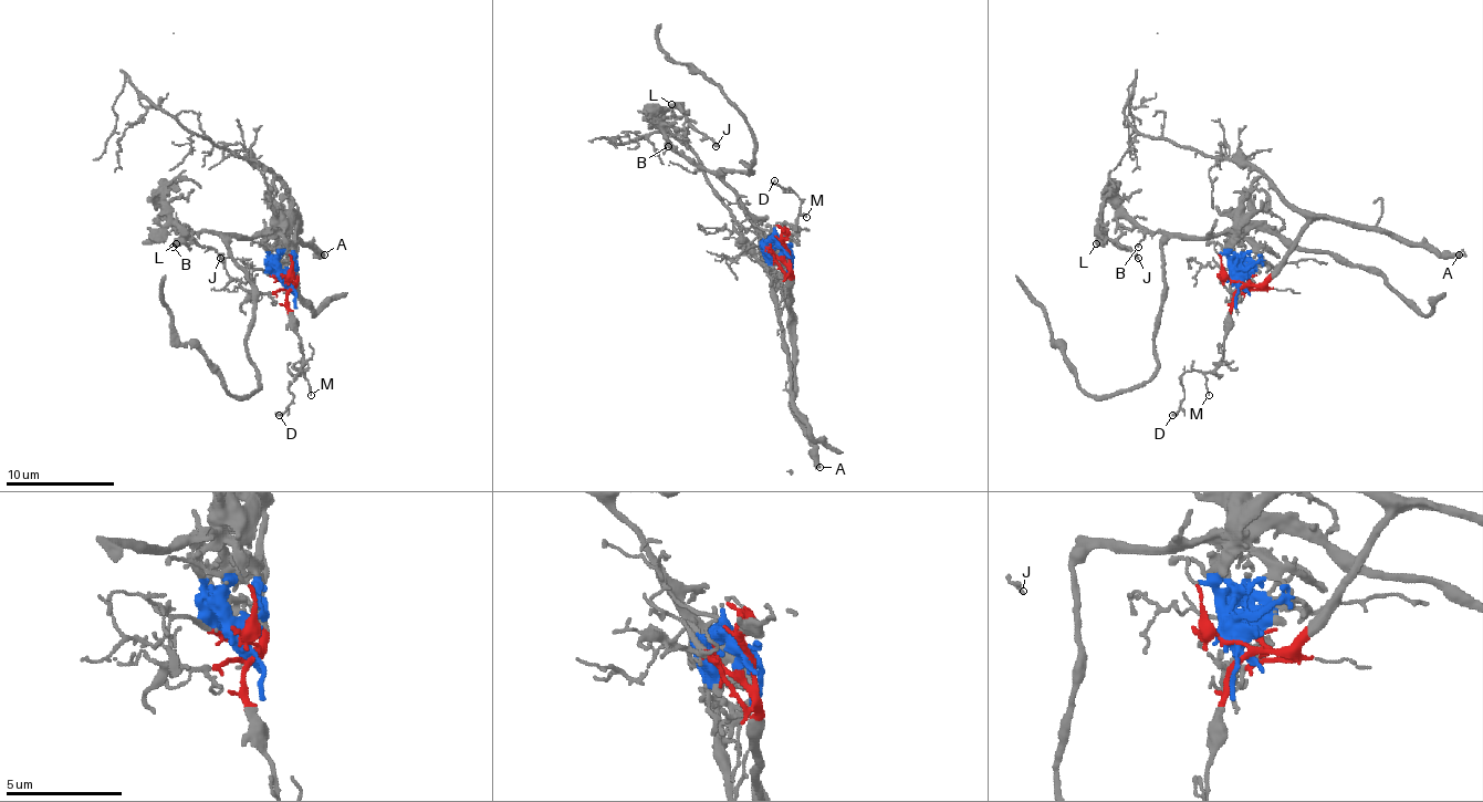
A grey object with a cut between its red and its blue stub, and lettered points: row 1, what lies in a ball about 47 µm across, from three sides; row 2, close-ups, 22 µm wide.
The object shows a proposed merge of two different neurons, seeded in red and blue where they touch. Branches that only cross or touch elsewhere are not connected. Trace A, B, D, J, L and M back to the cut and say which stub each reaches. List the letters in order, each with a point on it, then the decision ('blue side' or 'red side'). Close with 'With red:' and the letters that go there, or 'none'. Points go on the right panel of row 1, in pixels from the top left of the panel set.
A: at (1459, 254); red side
B: at (1138, 247); blue side
D: at (1172, 415); red side
J: at (1138, 258); blue side
L: at (1096, 243); blue side
M: at (1209, 395); red side
With red: A, D, M

